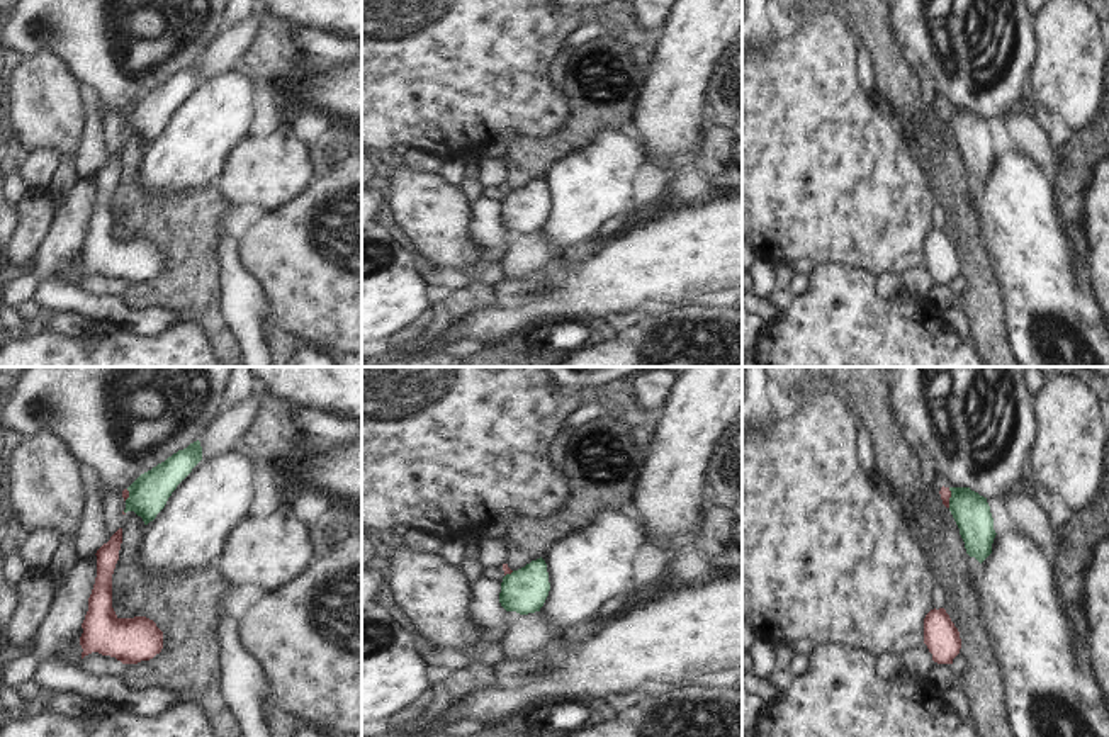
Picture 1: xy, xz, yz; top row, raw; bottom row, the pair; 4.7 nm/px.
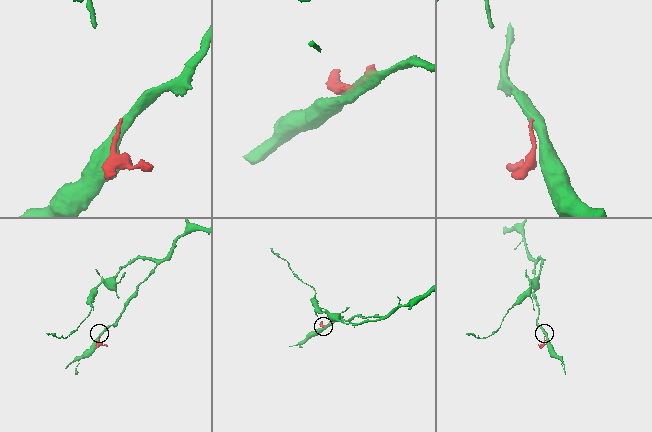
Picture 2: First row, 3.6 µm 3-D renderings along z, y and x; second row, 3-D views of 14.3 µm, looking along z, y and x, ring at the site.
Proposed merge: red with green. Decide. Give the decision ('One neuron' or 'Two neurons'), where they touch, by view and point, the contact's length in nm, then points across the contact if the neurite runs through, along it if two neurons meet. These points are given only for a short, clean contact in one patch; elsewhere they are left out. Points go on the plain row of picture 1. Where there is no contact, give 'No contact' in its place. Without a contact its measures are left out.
Two neurons. Touches red at yz (950, 116). Shared border 100 nm. Boundary: yz (948, 107), (950, 126).

